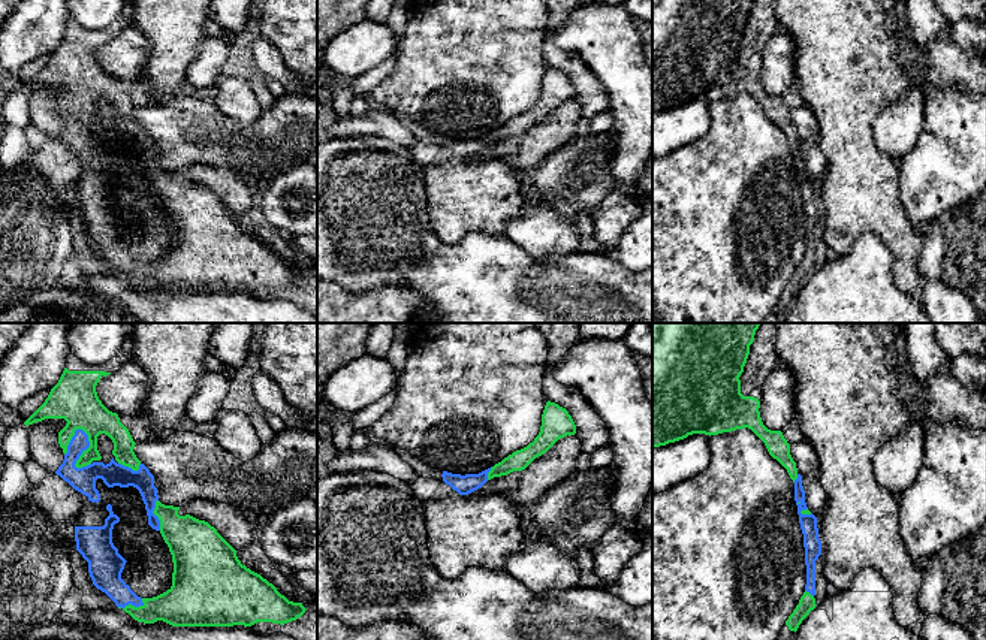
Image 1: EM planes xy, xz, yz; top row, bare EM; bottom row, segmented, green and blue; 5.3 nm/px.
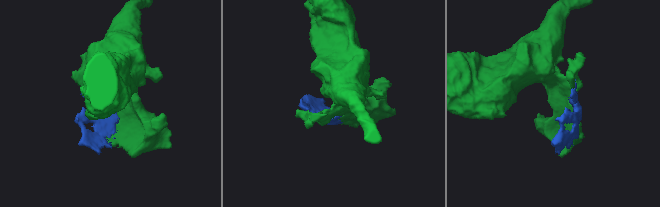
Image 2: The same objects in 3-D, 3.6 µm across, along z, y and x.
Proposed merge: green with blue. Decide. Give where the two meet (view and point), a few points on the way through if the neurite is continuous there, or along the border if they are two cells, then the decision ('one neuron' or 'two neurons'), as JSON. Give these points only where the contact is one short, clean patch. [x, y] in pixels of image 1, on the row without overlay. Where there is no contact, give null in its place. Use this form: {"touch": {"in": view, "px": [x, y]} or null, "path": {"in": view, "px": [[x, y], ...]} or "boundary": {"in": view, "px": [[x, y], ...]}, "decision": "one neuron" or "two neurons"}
{"touch": {"in": "xy", "px": [87, 114]}, "decision": "one neuron"}

